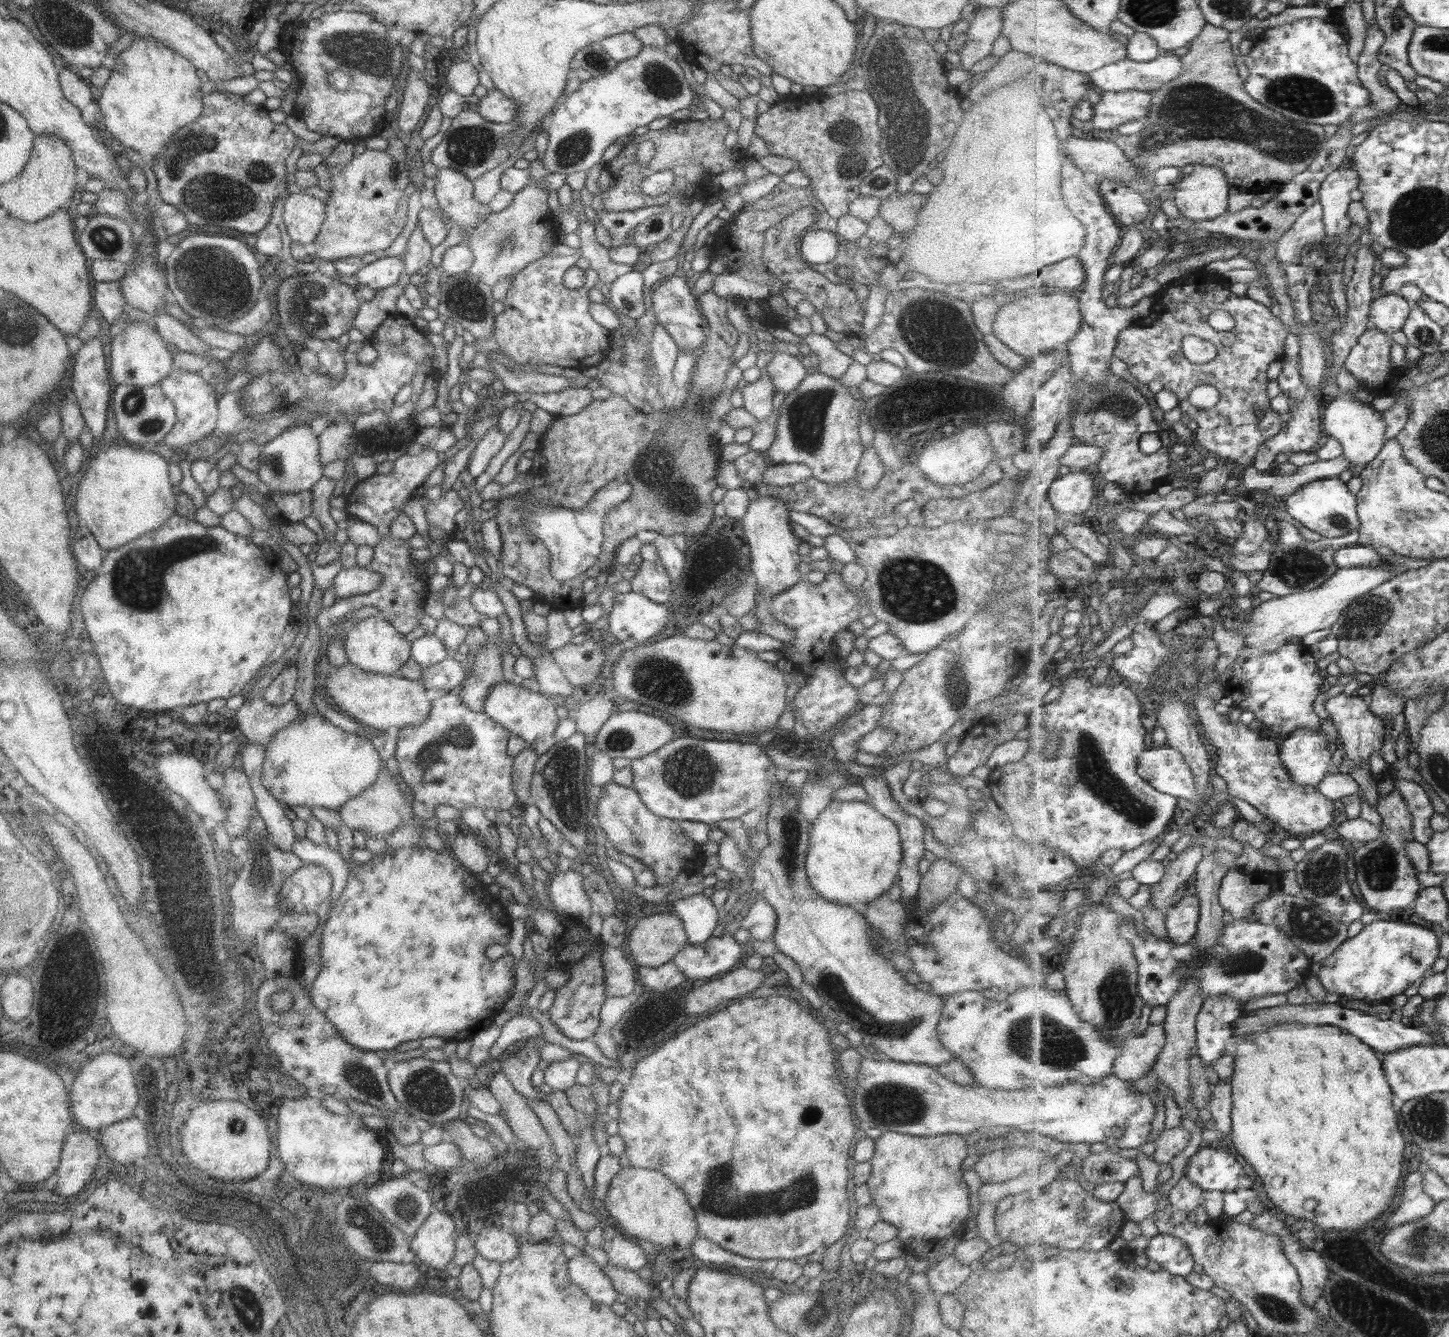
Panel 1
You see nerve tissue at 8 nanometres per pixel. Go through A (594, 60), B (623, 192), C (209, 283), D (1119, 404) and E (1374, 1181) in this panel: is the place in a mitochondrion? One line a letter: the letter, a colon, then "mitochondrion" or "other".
A: mitochondrion
B: other
C: mitochondrion
D: mitochondrion
E: other

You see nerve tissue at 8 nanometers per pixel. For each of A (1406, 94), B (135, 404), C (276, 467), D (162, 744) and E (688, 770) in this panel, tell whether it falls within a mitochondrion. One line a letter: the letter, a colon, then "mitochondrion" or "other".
A: other
B: mitochondrion
C: mitochondrion
D: other
E: mitochondrion

